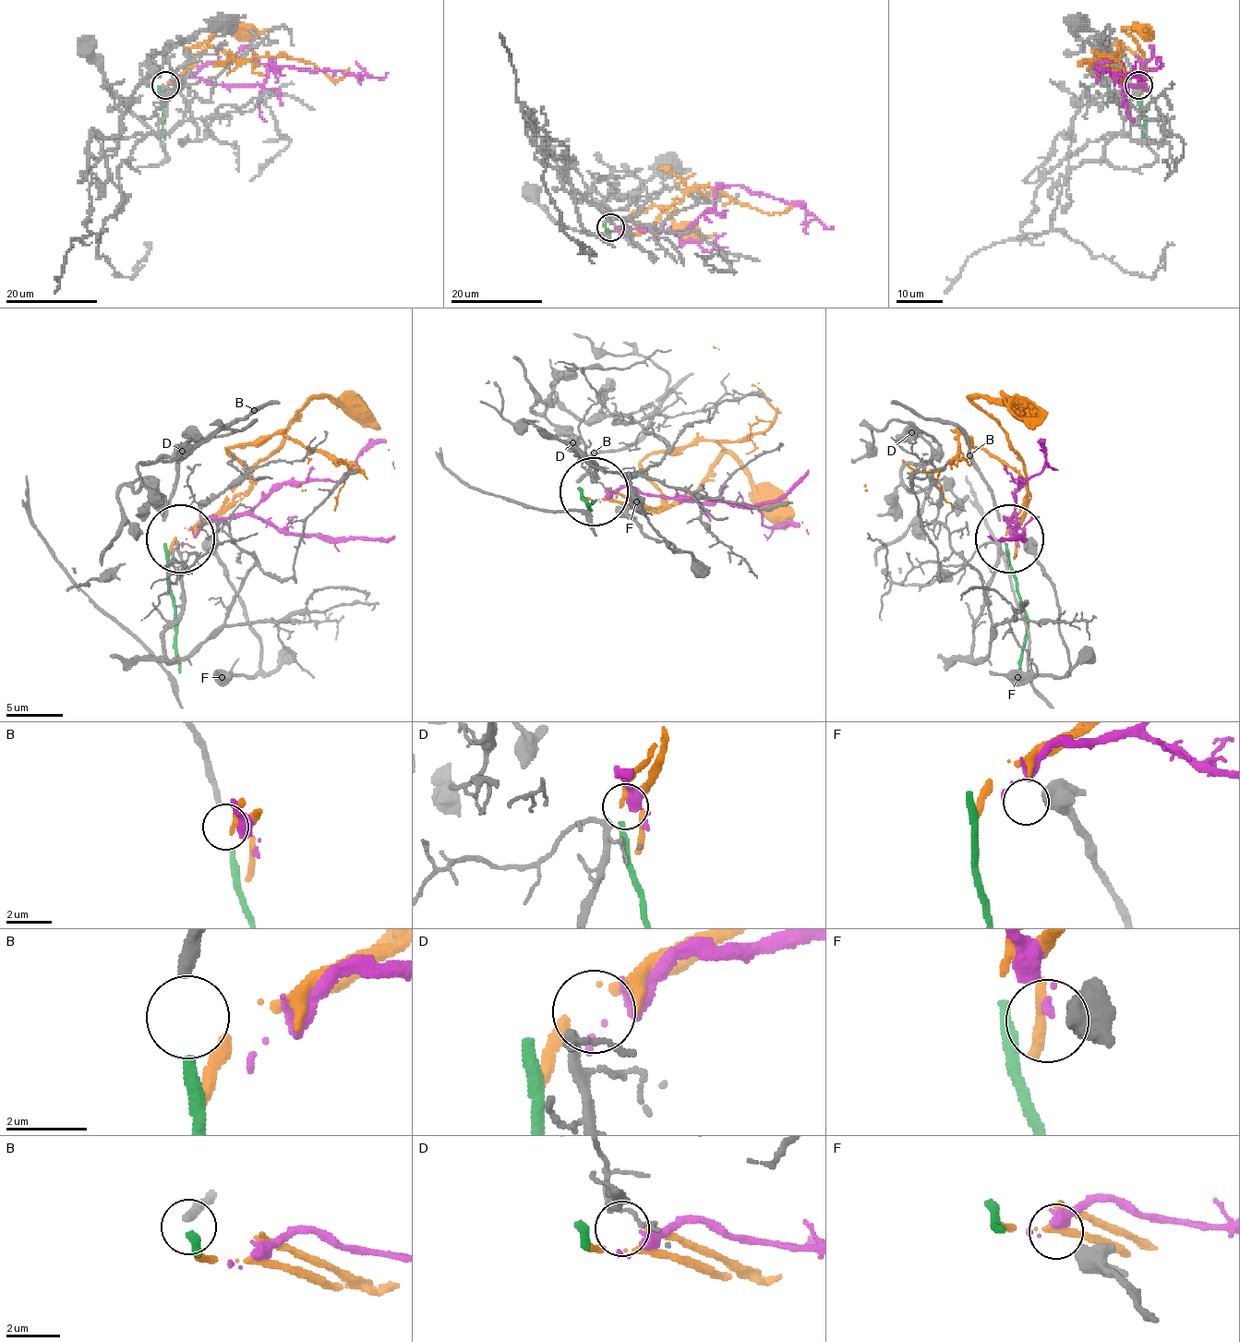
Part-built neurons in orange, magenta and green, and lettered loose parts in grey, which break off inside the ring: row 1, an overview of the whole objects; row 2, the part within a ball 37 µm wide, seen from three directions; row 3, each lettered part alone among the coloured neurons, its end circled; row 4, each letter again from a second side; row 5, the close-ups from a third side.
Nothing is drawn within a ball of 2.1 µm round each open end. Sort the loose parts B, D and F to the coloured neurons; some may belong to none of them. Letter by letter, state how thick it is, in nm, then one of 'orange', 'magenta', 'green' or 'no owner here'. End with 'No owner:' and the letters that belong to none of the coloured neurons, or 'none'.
B: calibre 300 nm; green
D: calibre 160 nm; magenta
F: calibre 550 nm; no owner here
No owner: F

